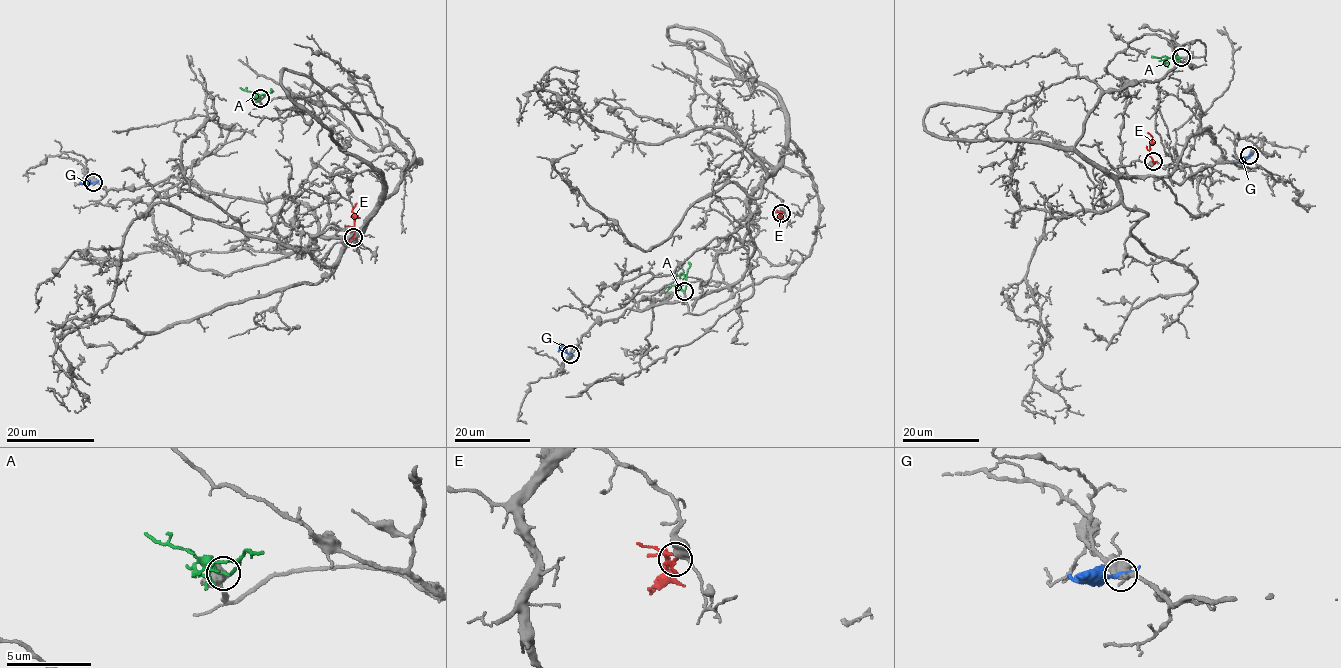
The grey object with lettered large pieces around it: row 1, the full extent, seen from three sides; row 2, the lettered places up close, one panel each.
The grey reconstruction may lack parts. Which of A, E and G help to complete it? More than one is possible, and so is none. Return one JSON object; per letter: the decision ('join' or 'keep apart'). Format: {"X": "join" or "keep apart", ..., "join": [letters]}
{"A": "join", "E": "keep apart", "G": "keep apart", "join": ["A"]}

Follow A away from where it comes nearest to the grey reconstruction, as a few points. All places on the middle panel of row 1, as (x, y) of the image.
A: (684, 291), (688, 262)

